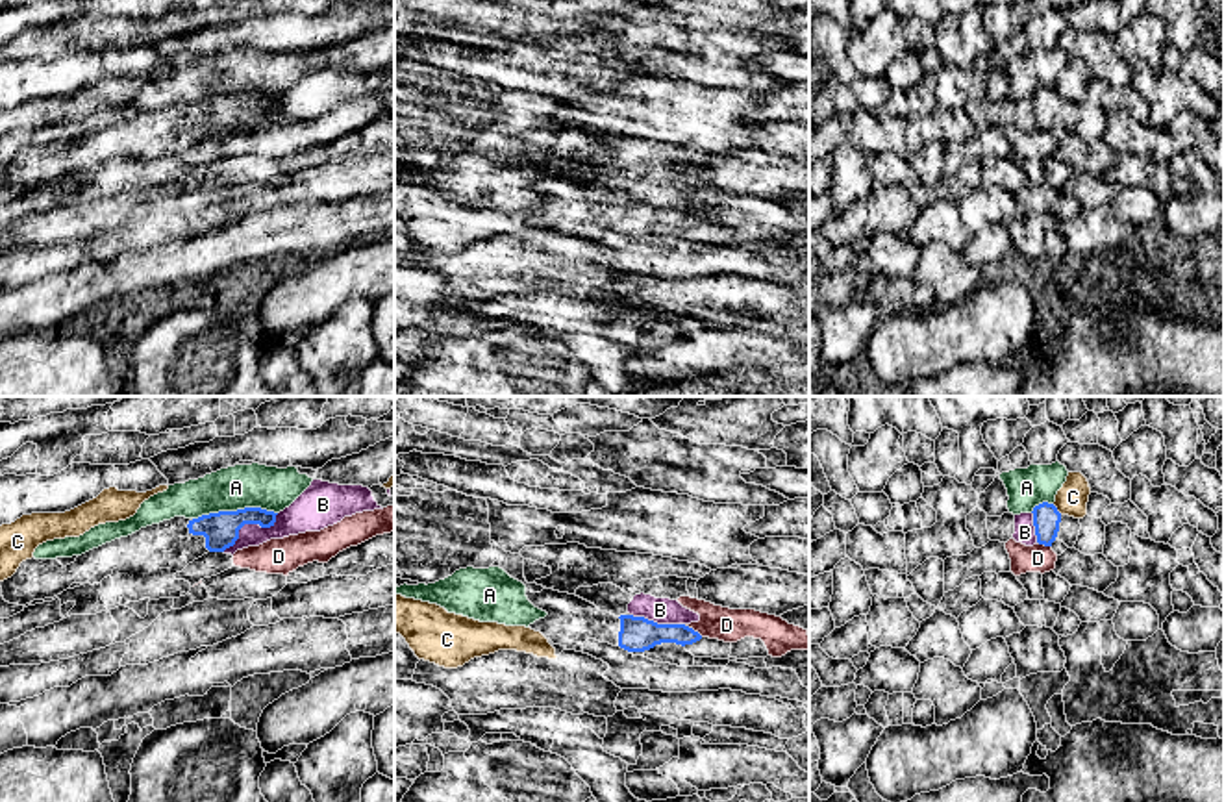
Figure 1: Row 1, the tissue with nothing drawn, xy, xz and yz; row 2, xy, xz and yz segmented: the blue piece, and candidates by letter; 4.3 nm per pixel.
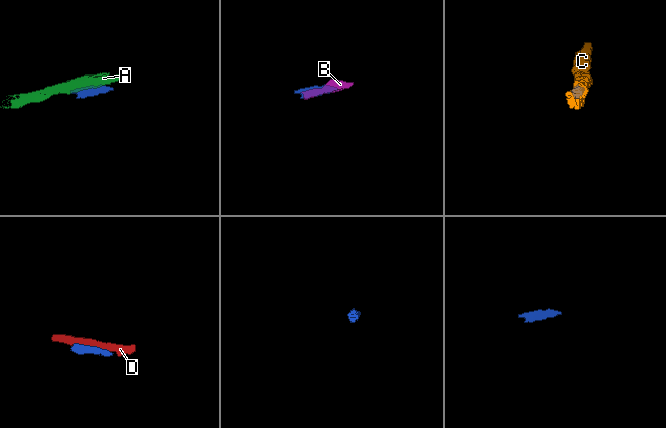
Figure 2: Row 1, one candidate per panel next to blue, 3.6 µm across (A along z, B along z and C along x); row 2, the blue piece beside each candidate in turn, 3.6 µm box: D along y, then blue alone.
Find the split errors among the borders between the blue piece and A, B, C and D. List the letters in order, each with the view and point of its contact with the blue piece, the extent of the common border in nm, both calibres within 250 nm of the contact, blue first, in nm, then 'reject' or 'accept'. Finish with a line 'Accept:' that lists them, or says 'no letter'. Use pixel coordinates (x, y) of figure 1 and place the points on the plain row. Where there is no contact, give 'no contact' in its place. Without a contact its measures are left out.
A: contact xy (234, 97); length 360 nm; calibres 160 and 190 nm; reject
B: contact xy (249, 108); length 300 nm; calibres 160 and 150 nm; reject
C: contact yz (1056, 95); length 60 nm; calibres 120 and 140 nm; reject
D: contact xz (691, 213); length 100 nm; calibres 160 and 150 nm; reject
Accept: no letter

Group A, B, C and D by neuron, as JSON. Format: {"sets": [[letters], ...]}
{"sets": [["A"], ["B"], ["C"], ["D"]]}

